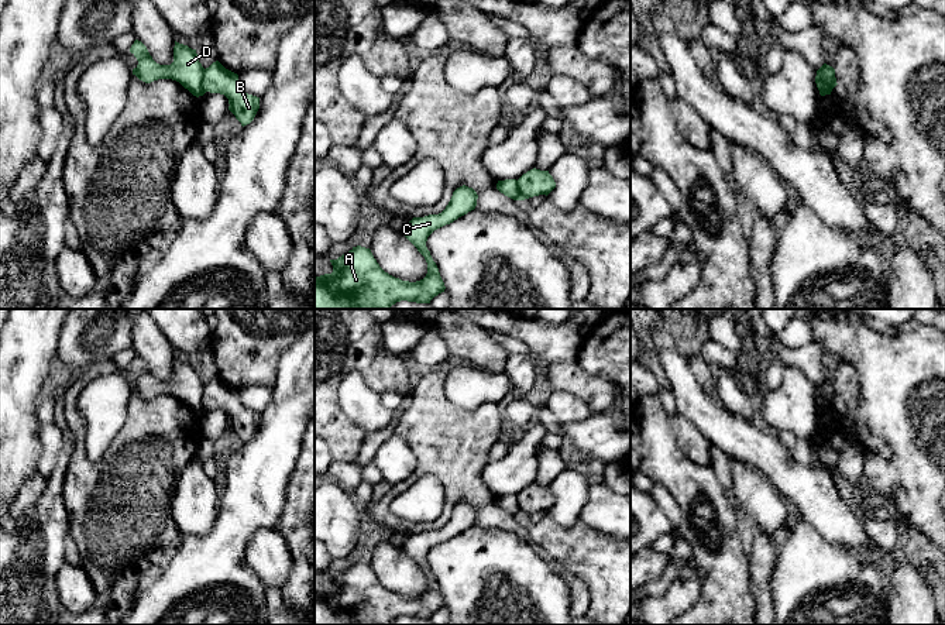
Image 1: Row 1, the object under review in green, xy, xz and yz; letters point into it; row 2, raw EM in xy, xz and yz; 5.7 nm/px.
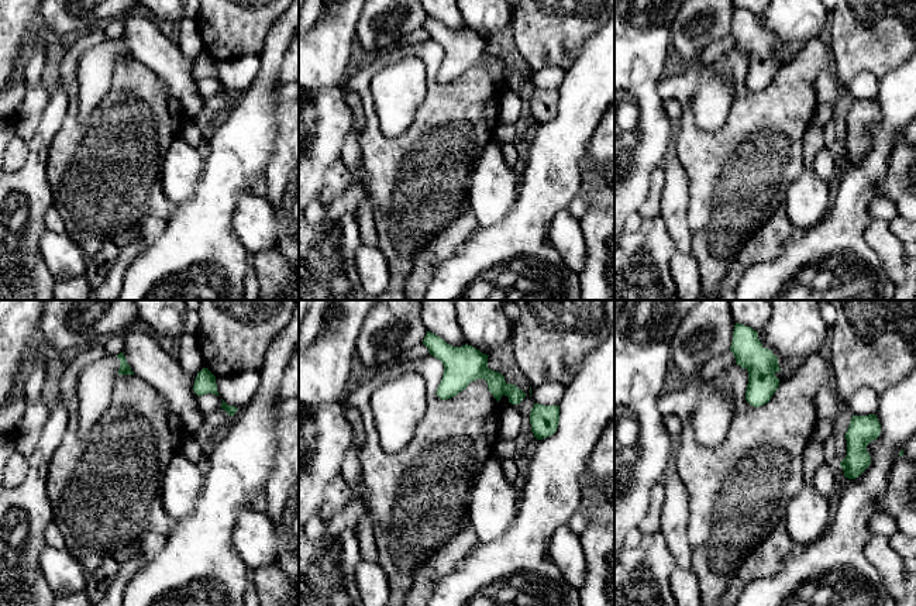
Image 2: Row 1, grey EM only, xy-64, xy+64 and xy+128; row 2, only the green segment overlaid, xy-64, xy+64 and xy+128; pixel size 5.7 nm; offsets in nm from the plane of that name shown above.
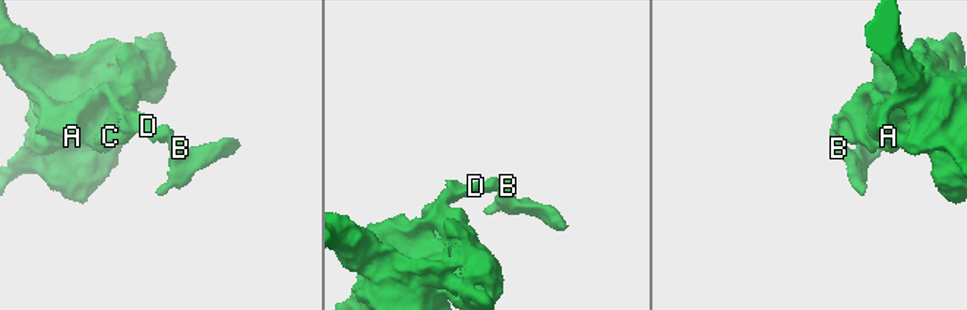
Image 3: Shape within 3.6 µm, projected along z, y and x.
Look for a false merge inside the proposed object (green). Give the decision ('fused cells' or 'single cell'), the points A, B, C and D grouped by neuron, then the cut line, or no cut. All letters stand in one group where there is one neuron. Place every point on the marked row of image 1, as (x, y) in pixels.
fused cells; A C D / B; cut in xy along (203, 69), (203, 88), (206, 90)

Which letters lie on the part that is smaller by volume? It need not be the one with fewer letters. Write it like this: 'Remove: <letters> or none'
Remove: B

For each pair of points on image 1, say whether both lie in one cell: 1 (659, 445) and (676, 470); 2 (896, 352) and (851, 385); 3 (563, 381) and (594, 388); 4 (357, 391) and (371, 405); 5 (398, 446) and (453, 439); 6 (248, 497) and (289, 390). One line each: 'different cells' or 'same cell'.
1: same cell
2: different cells
3: same cell
4: same cell
5: different cells
6: same cell

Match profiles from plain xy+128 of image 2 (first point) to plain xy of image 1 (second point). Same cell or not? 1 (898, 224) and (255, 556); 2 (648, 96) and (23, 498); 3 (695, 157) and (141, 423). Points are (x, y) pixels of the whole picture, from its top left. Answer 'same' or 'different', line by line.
1: different
2: different
3: same

